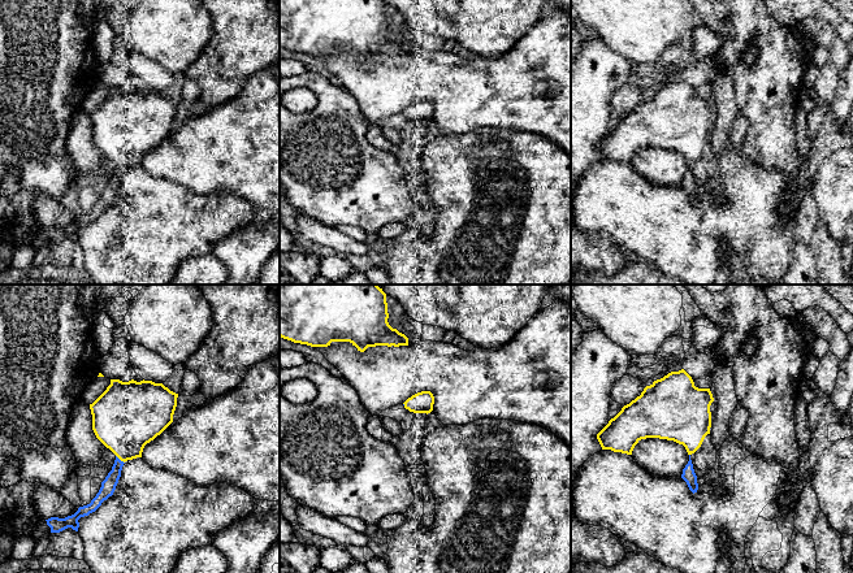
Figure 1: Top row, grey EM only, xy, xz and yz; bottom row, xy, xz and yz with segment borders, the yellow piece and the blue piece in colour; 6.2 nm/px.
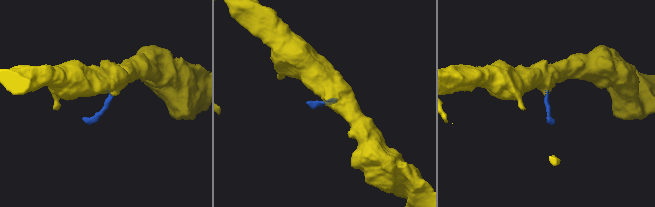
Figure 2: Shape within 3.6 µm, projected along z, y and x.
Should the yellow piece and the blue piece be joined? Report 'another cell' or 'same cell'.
same cell

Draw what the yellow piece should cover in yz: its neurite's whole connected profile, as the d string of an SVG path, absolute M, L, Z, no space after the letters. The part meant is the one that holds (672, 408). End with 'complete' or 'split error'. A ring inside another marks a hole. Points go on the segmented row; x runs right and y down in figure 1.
M684 369L671 372L663 378L654 381L650 386L646 386L640 396L624 405L622 411L597 434L597 439L602 450L632 455L635 446L641 439L659 438L683 444L688 455L692 455L701 447L705 437L710 434L710 405L713 401L714 398L710 388L696 387L692 377Z; complete

